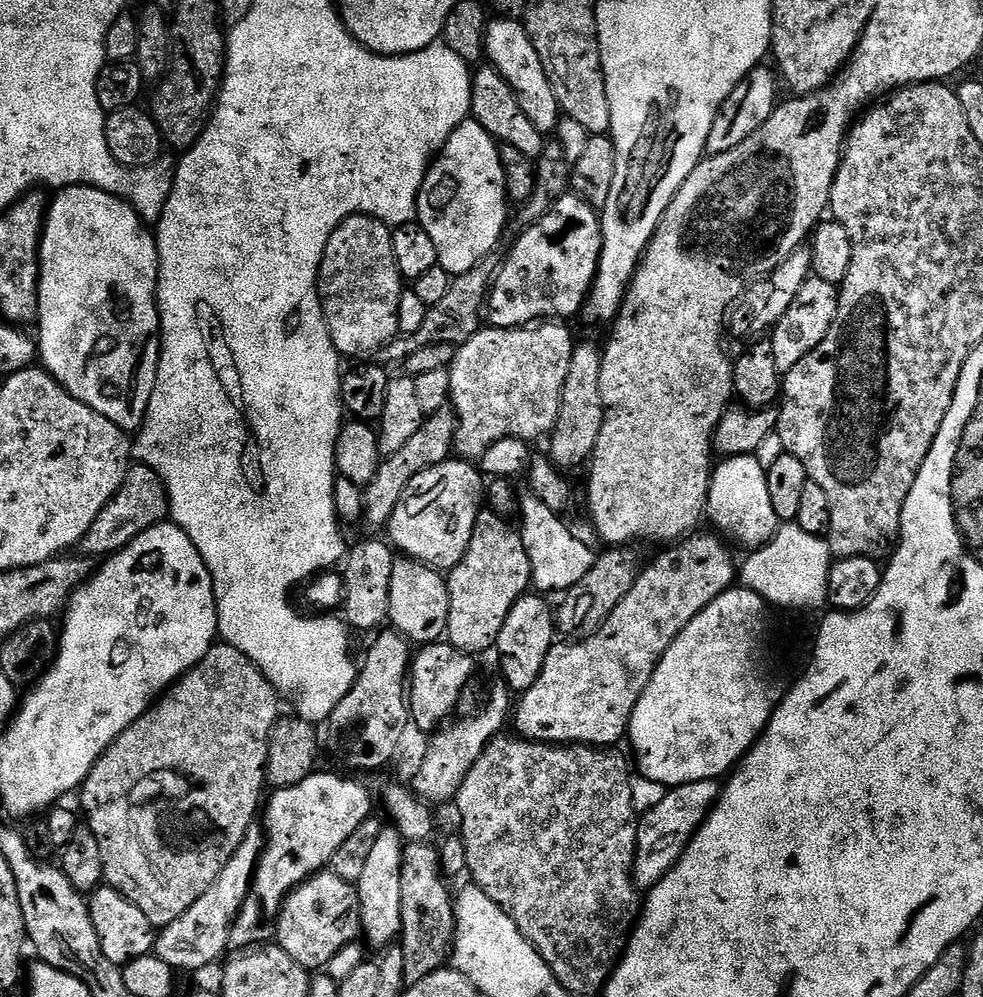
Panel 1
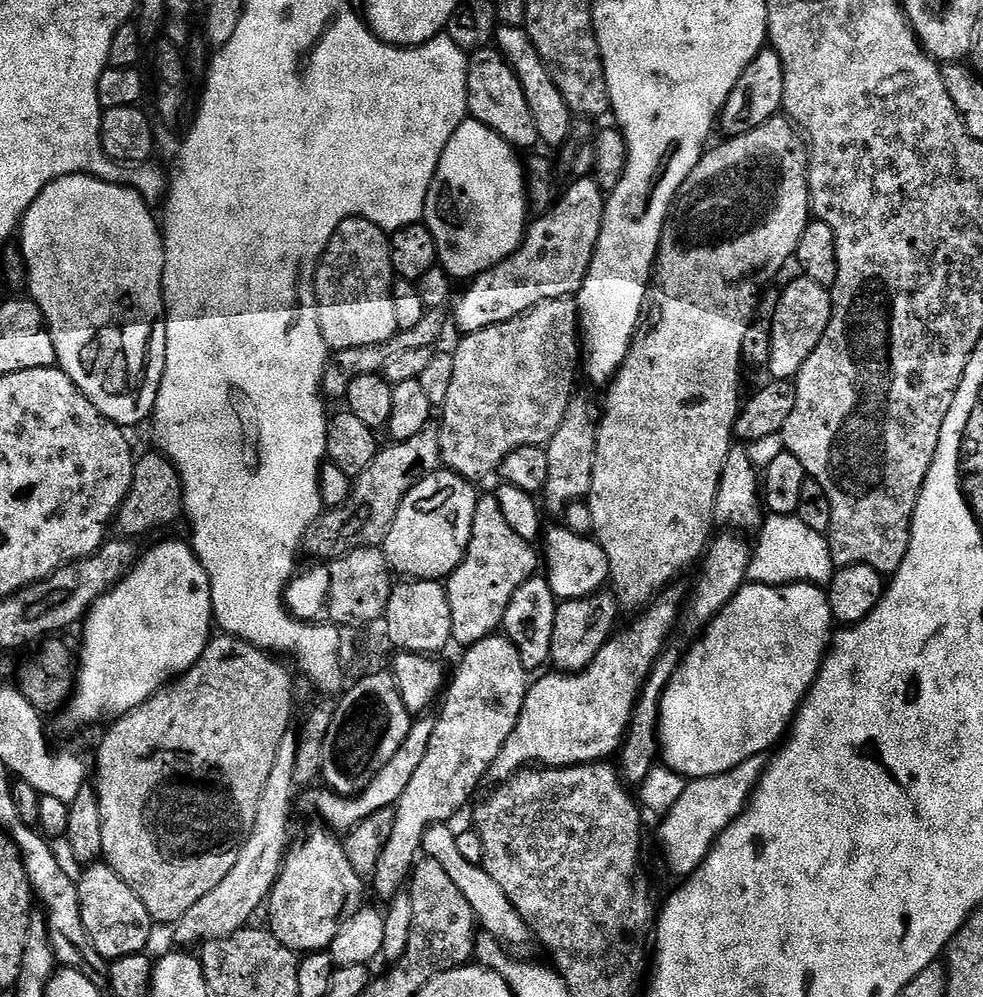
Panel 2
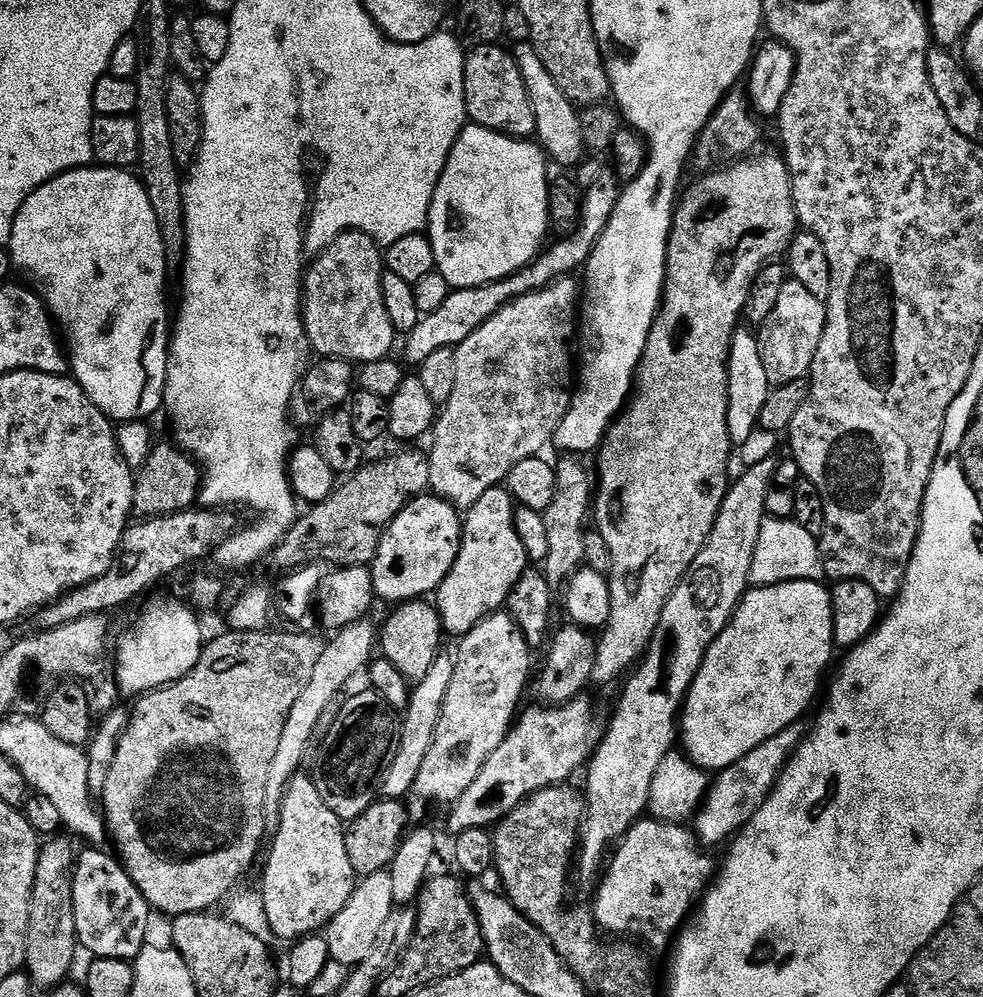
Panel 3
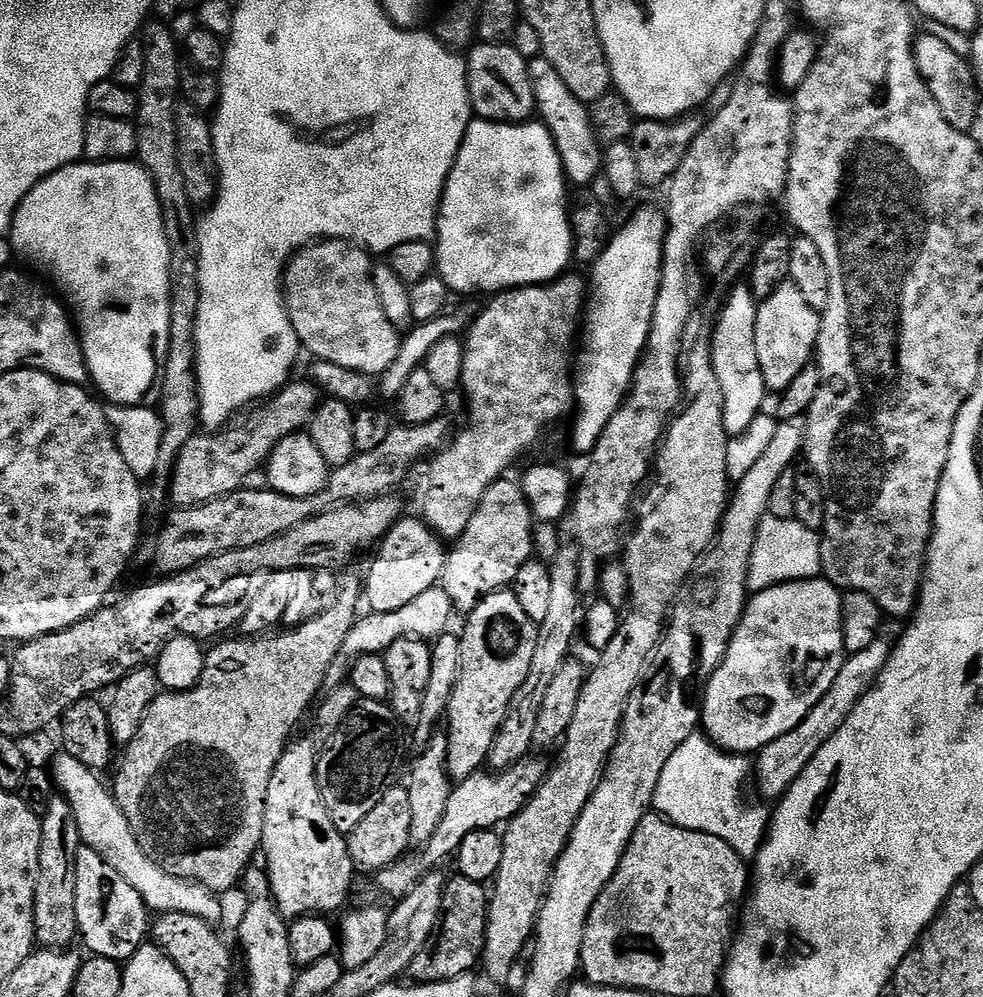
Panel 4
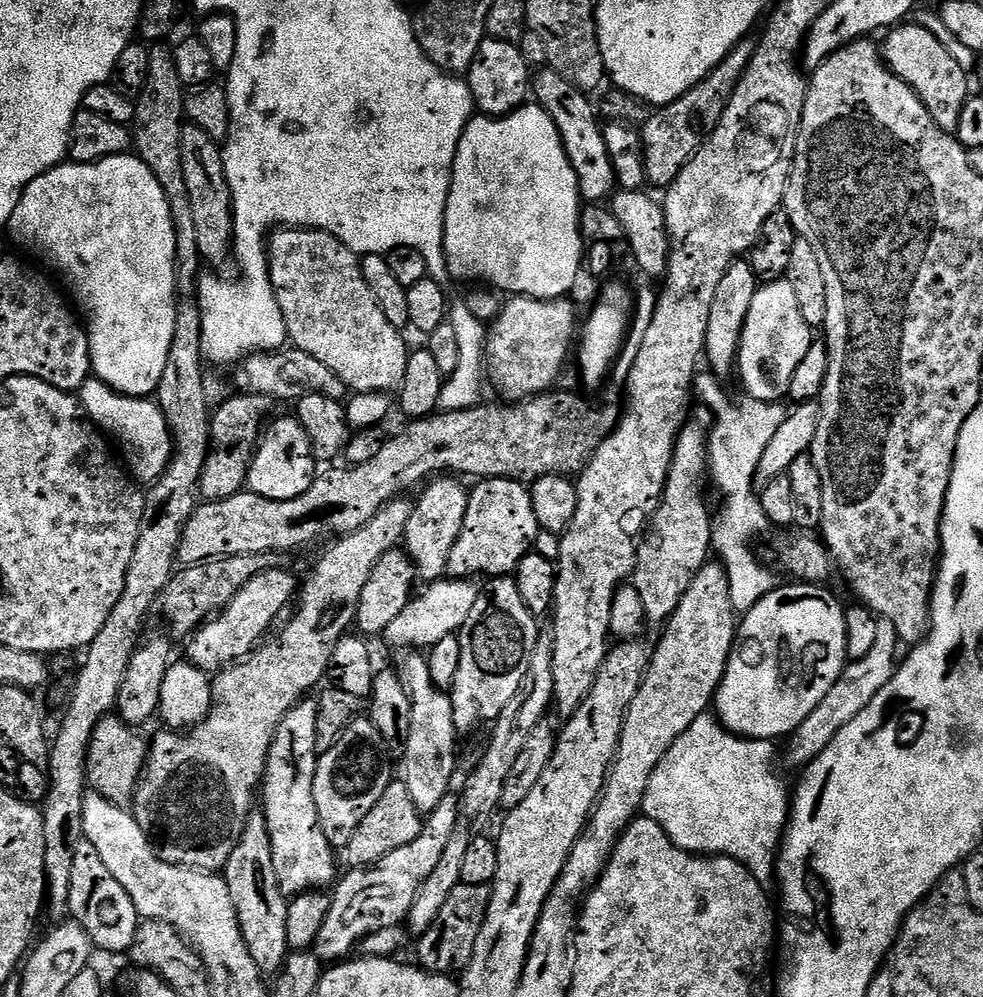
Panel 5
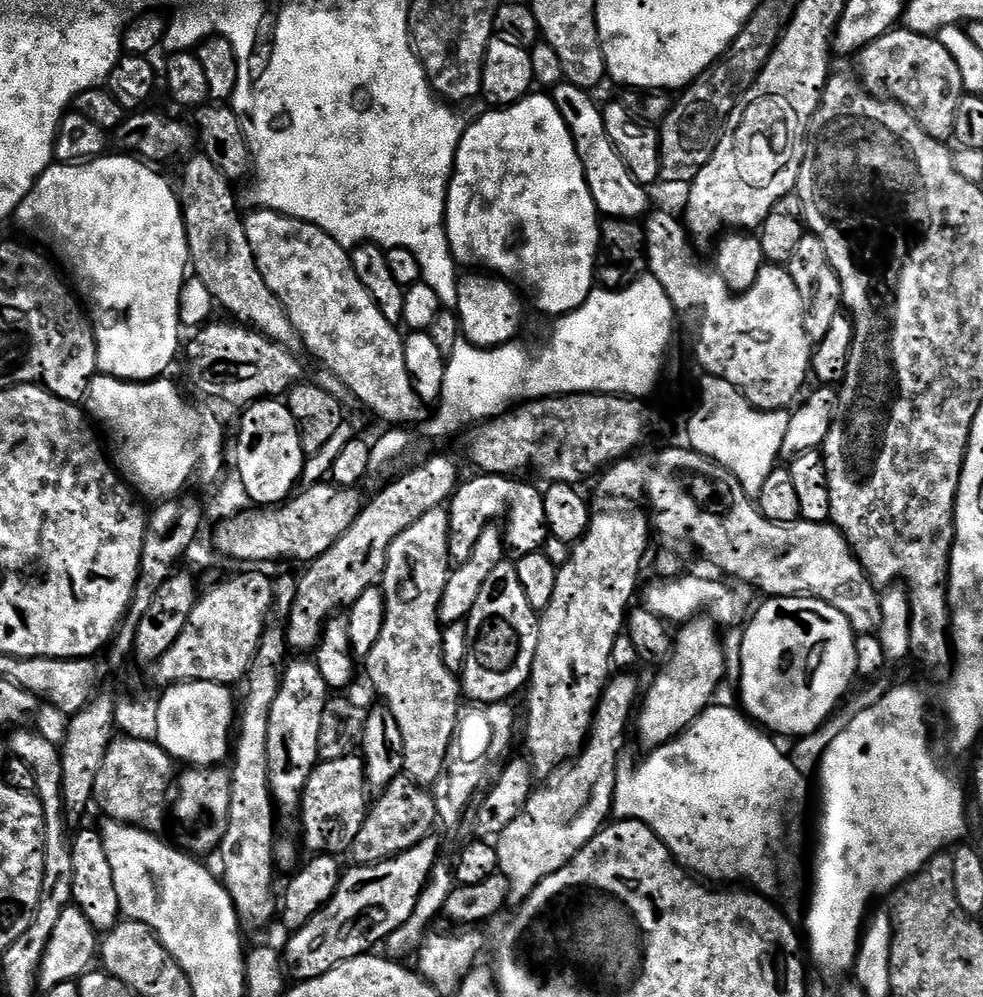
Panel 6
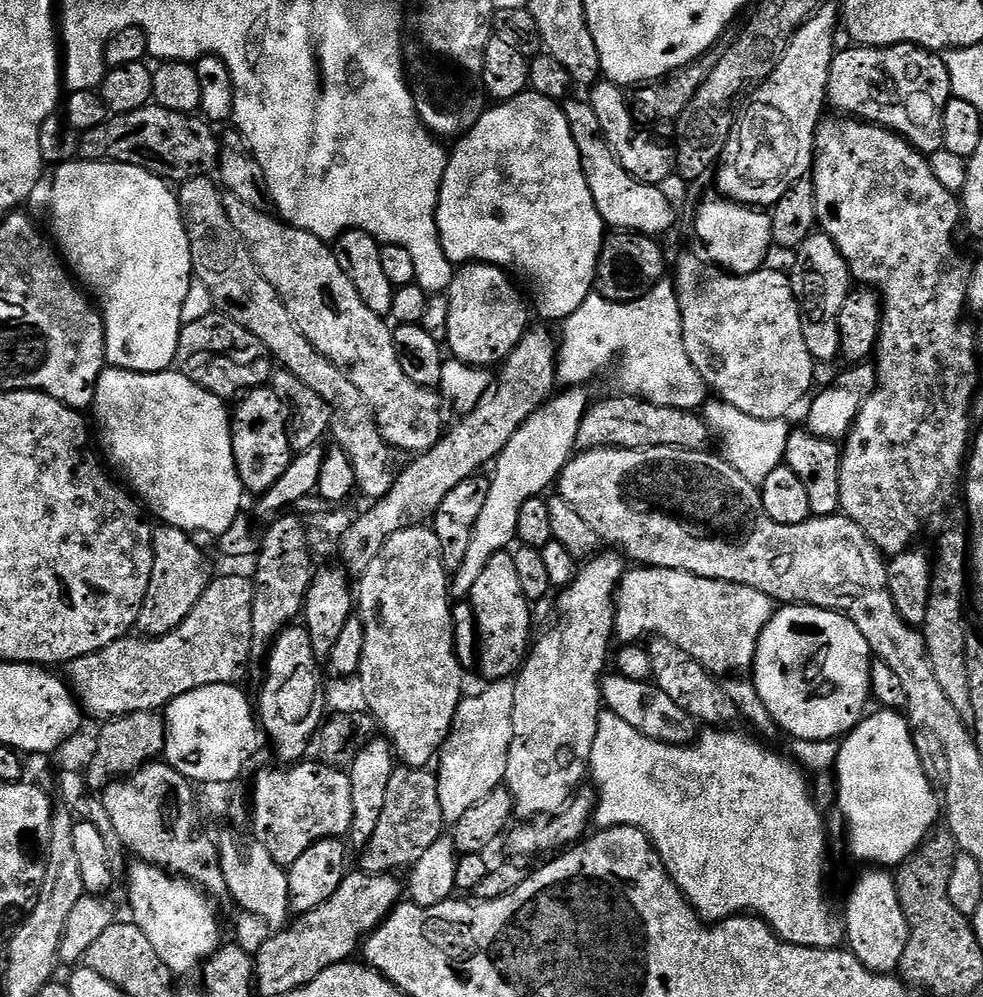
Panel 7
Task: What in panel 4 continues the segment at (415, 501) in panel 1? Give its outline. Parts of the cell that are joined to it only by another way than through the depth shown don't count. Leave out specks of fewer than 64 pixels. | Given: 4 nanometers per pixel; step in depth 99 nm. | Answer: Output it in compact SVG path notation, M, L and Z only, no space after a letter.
M401 518L375 549L376 557L368 568L368 581L365 579L362 584L363 599L372 612L402 610L402 606L414 602L418 594L426 594L426 590L437 587L440 583L446 555L445 541L423 519L408 519Z

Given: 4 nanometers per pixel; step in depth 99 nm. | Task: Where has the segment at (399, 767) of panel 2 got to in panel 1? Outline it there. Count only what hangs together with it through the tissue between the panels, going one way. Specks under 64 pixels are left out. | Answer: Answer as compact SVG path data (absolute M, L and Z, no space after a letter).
M323 770L313 772L311 776L298 782L298 786L275 789L271 795L269 800L267 797L266 807L262 812L262 831L266 837L264 850L260 853L256 872L252 876L252 888L232 923L230 944L236 950L264 946L271 941L276 935L276 920L284 909L284 899L309 876L314 876L325 866L331 865L338 846L342 846L342 842L346 842L346 838L350 838L350 834L354 834L354 830L358 830L358 826L362 826L362 822L374 812L371 794L358 781L347 780L344 776L335 776L334 773Z

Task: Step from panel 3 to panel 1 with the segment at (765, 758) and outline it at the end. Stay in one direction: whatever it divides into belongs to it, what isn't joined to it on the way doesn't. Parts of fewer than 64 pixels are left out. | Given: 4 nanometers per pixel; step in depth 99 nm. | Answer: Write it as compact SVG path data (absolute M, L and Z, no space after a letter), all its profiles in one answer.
M703 780L702 782L690 782L671 789L654 806L654 810L643 813L639 817L638 842L636 843L636 862L632 877L636 881L636 887L640 890L653 888L682 858L682 854L688 849L692 837L696 835L696 829L702 827L704 820L712 812L712 807L720 799L721 785L716 780Z

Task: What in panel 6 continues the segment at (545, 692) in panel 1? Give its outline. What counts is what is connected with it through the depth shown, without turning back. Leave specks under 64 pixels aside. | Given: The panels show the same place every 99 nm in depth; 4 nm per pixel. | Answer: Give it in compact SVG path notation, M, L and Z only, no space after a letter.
M436 834L427 836L425 840L418 842L418 846L389 860L383 860L377 864L349 867L349 872L347 869L341 875L338 890L334 894L334 898L330 898L328 905L322 910L318 910L318 914L314 914L314 918L310 918L310 922L306 922L306 926L302 926L287 937L289 939L288 949L283 949L282 956L291 975L293 972L297 981L318 978L322 974L326 974L326 970L338 966L344 960L371 953L375 949L372 948L375 944L383 945L387 937L393 934L394 930L398 930L414 914L419 896L427 886L431 871L434 870L438 857L441 855L439 854L440 840L438 836Z

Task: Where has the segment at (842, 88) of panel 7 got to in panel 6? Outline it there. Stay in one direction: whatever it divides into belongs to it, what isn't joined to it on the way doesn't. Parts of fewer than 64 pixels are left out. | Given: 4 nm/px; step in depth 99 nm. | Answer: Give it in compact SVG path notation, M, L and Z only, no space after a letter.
M900 26L882 38L870 42L858 54L859 79L873 96L891 98L905 108L930 134L930 138L951 141L958 102L966 91L954 58L935 35L923 36Z

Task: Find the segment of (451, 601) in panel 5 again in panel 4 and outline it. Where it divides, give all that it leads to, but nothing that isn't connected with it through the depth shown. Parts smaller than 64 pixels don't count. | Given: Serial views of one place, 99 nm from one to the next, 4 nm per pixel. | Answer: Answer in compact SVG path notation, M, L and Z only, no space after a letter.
M437 586L426 590L426 594L418 594L418 598L414 598L414 602L408 603L407 606L402 606L402 610L372 612L367 615L361 615L350 630L350 634L346 634L346 640L340 650L341 657L355 658L383 654L391 644L405 638L425 642L435 641L436 637L449 631L451 624L448 623L451 622L452 616L454 617L454 609L450 598L446 598L446 594Z

